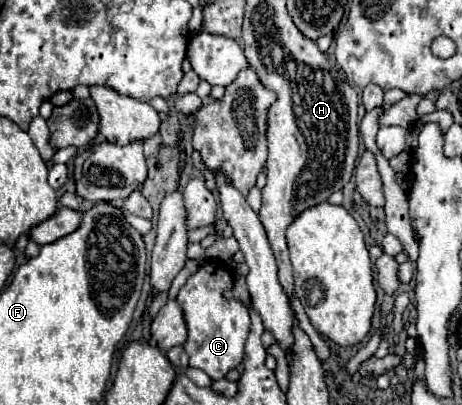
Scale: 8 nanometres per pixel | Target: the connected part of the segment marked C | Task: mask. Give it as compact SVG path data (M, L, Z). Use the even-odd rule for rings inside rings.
M207 262L177 294L177 302L185 312L185 322L189 328L189 338L183 344L185 352L189 354L189 366L203 370L211 380L225 378L225 374L243 360L243 346L251 328L249 310L235 300L223 298L223 290L229 290L231 286L231 272L223 264Z

